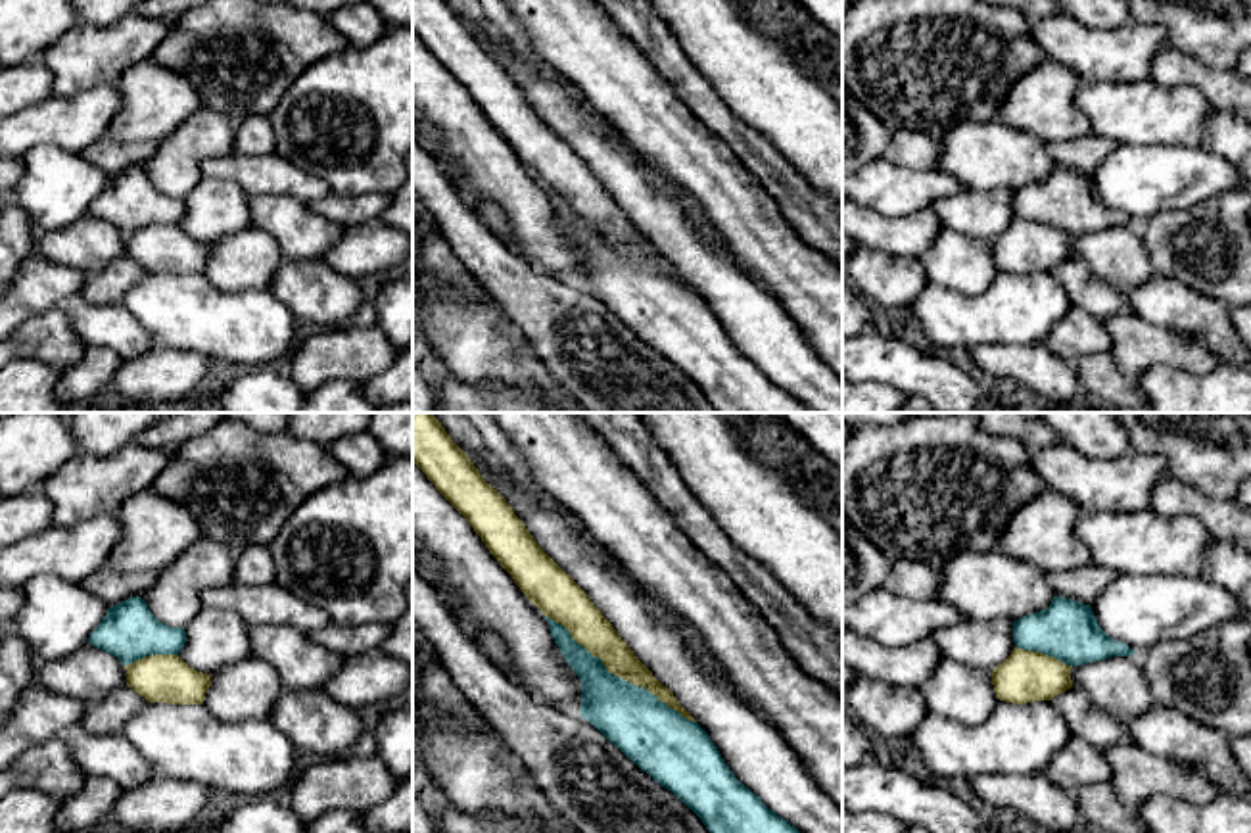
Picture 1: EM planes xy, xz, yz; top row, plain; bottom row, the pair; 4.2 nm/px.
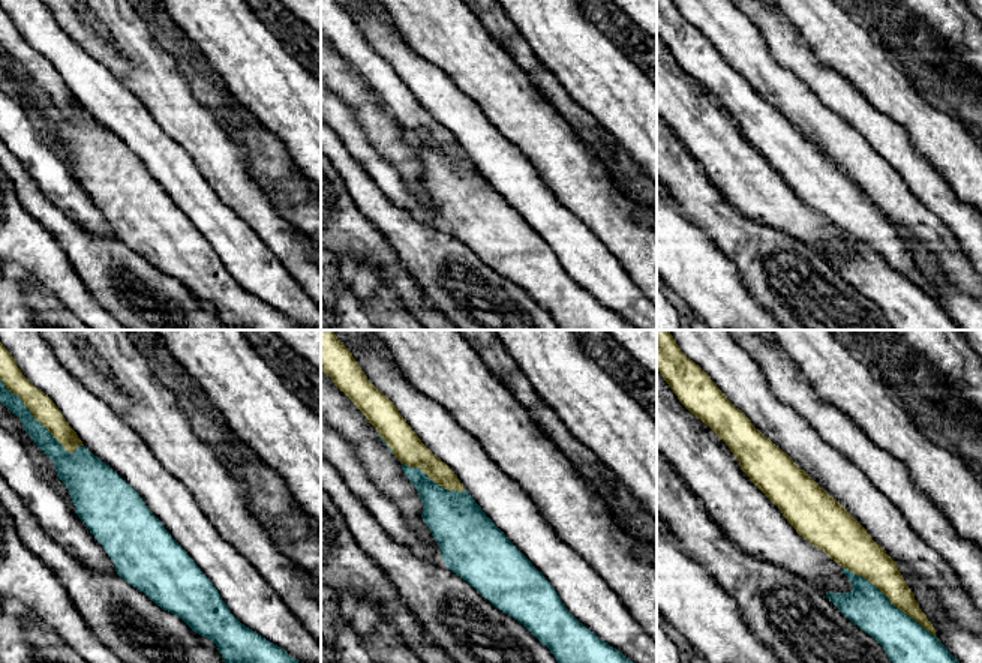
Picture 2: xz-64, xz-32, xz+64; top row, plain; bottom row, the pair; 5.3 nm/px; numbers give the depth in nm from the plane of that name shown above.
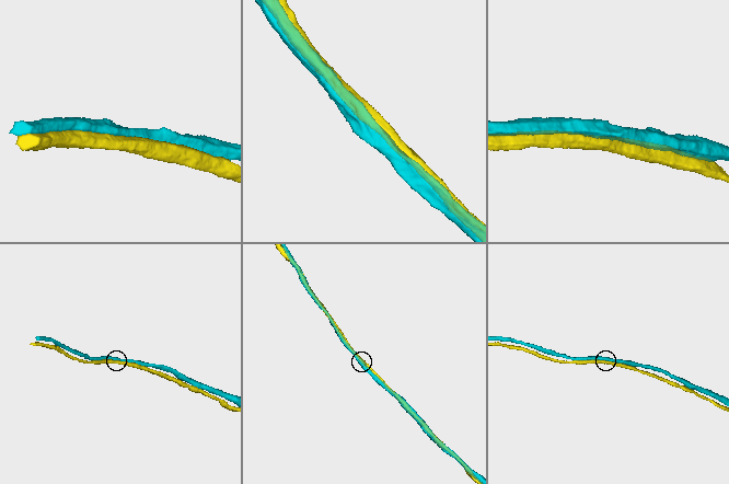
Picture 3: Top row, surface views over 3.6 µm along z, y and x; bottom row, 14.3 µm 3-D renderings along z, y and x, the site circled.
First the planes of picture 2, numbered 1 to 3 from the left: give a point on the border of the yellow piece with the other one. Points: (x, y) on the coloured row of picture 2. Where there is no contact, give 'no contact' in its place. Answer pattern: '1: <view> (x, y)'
1: xz-64 (38, 422)
2: xz-32 (431, 479)
3: xz+64 (891, 603)

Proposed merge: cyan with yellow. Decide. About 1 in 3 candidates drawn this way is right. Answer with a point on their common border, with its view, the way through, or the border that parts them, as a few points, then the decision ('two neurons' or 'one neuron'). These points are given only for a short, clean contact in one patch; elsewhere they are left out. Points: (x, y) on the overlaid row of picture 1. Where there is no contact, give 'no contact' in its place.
xz (616, 676) | one neuron

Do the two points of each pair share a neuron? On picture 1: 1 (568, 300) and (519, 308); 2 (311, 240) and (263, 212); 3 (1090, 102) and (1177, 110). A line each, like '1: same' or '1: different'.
1: same
2: same
3: same

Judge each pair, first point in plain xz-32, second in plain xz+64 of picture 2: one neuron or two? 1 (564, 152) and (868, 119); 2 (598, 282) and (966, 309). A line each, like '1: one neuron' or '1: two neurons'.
1: one neuron
2: one neuron

